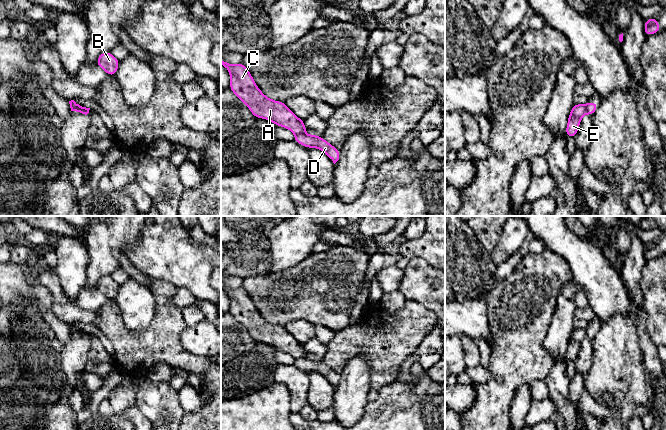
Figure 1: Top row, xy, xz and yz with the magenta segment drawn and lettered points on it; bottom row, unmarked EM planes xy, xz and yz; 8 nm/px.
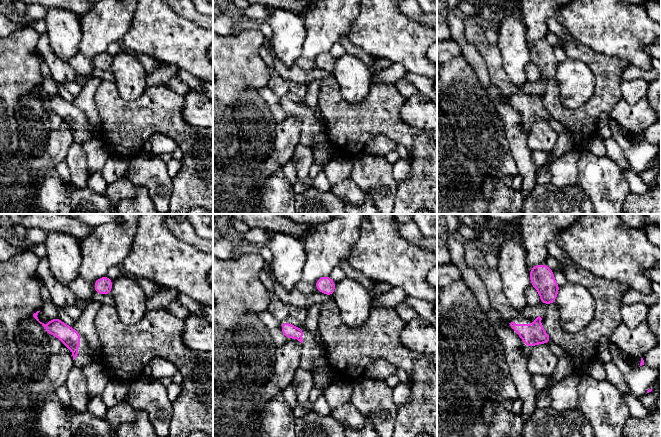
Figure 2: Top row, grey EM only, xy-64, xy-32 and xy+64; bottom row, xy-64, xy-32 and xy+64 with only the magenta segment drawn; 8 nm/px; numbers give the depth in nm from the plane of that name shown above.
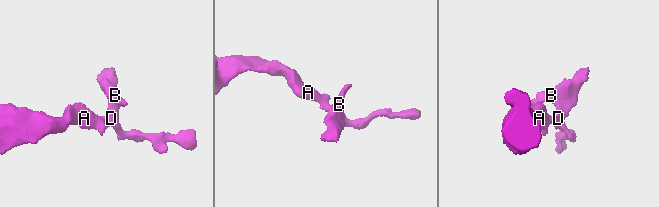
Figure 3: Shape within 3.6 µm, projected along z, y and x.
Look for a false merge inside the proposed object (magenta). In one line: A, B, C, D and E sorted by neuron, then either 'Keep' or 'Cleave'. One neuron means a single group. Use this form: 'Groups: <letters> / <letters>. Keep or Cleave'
Groups: A C E / B D. Cleave

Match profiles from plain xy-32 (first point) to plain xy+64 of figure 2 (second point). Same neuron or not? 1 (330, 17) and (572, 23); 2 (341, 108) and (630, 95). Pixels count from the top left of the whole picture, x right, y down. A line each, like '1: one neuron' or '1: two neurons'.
1: two neurons
2: two neurons

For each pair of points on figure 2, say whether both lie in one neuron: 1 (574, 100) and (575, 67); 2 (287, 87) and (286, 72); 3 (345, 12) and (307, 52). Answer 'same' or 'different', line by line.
1: same
2: different
3: same

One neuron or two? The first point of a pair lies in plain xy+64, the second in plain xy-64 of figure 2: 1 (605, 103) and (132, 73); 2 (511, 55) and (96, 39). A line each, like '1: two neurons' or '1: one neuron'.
1: two neurons
2: two neurons

